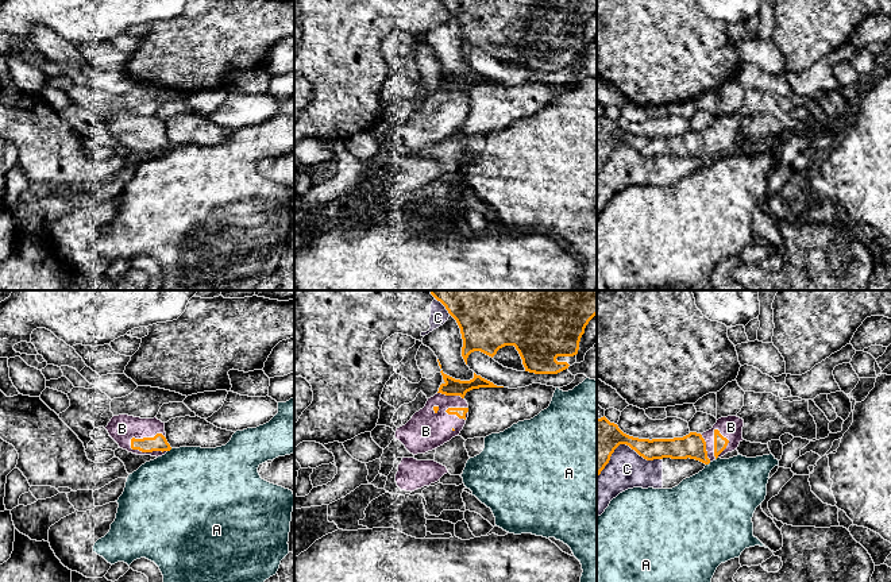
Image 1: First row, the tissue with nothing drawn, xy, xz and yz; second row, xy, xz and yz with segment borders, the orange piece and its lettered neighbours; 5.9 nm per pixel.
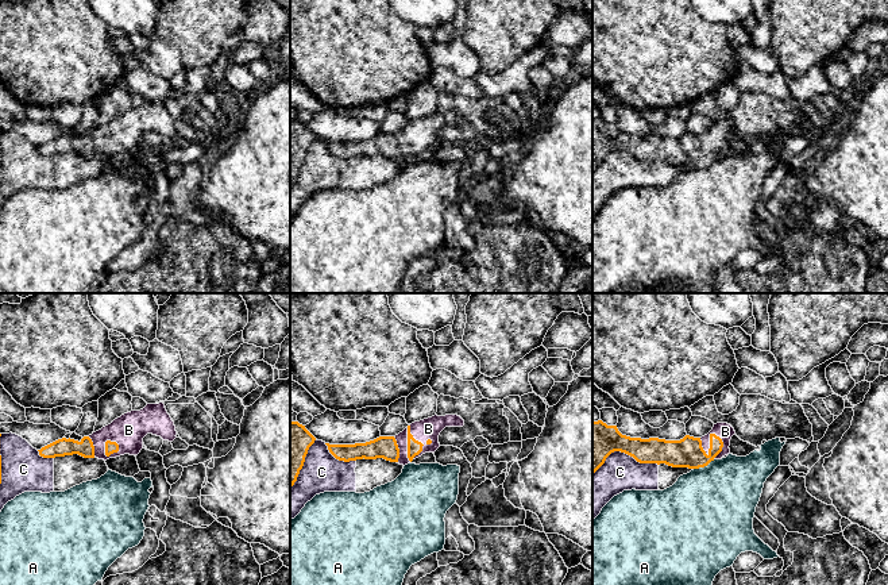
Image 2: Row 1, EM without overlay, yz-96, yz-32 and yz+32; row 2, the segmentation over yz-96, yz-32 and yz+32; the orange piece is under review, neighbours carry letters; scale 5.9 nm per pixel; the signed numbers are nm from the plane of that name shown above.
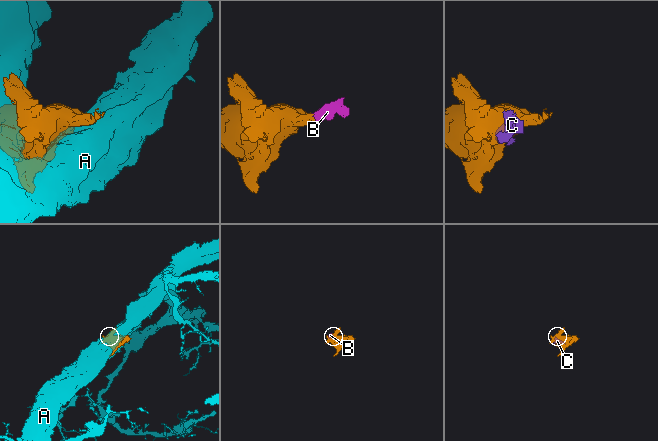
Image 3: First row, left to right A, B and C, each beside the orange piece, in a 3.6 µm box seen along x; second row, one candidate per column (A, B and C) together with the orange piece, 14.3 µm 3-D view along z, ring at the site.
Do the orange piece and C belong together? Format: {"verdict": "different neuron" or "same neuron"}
{"verdict": "different neuron"}

